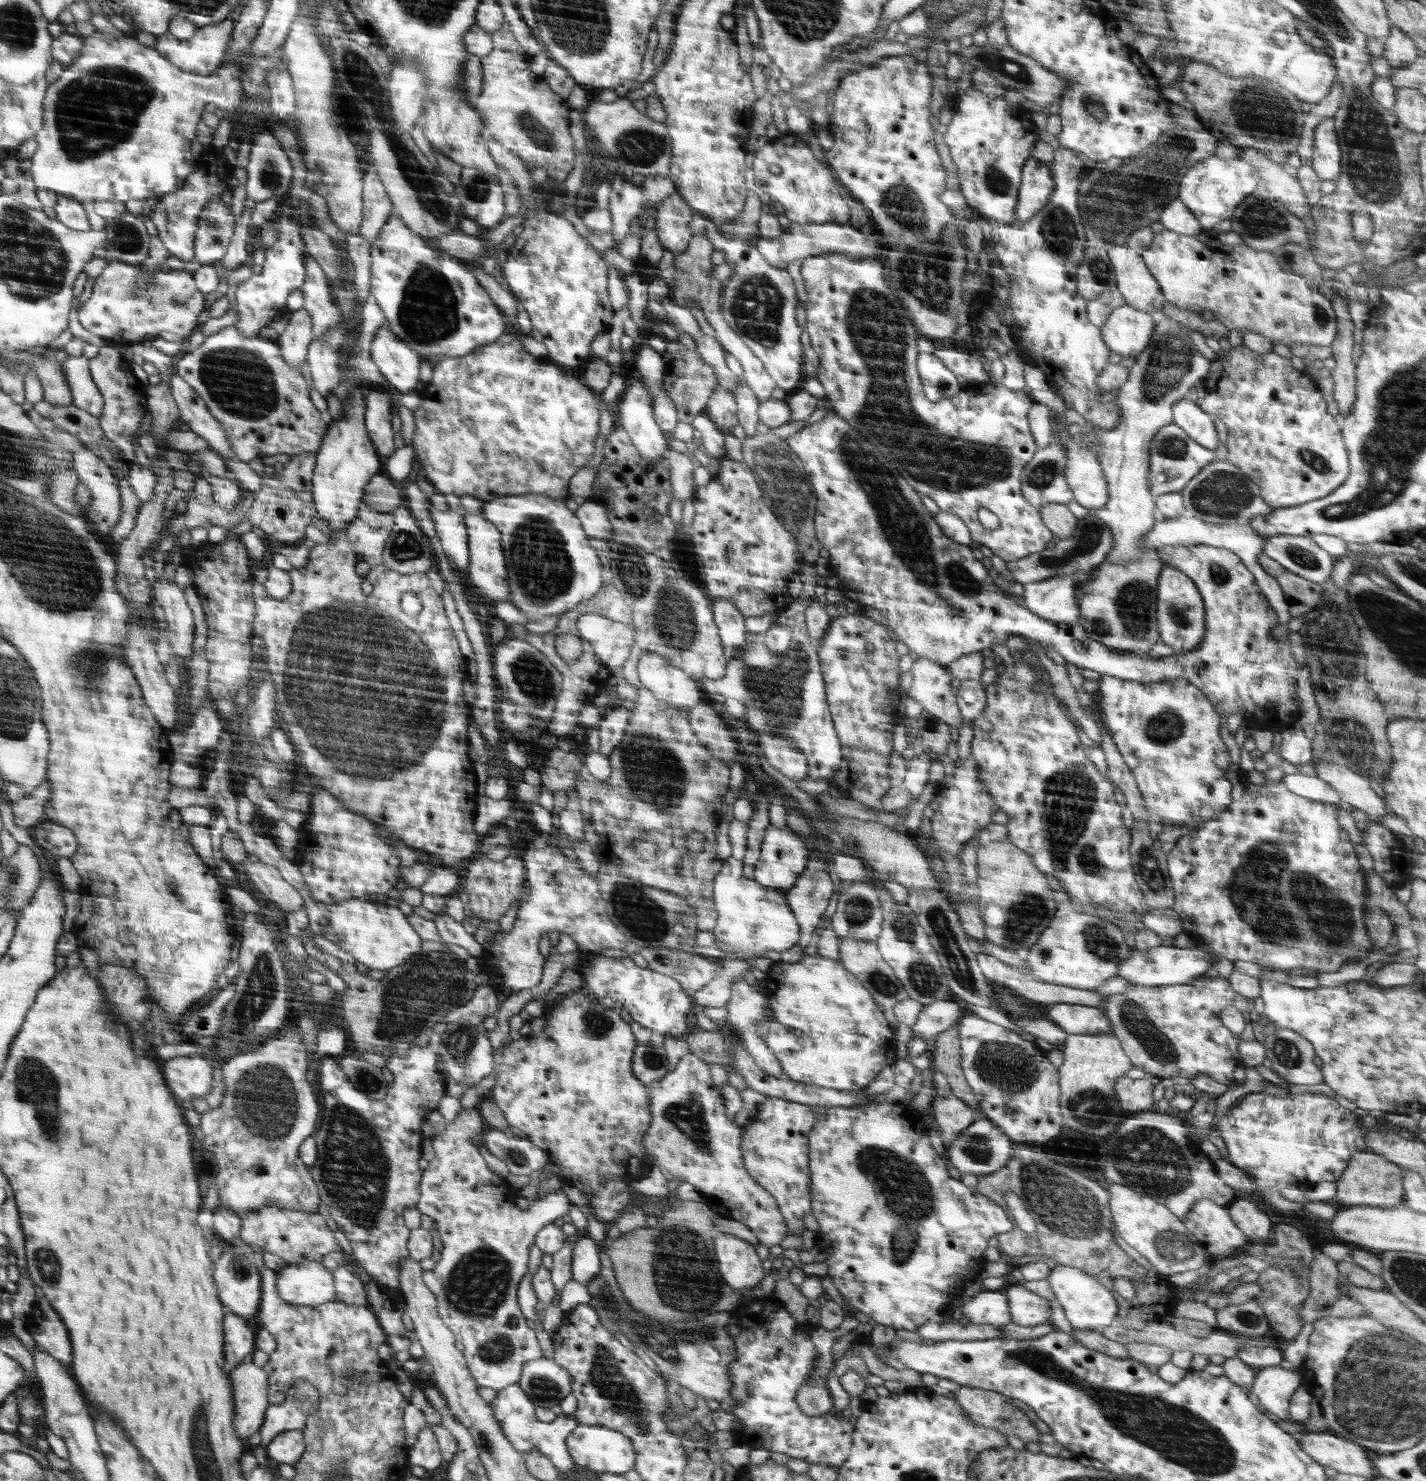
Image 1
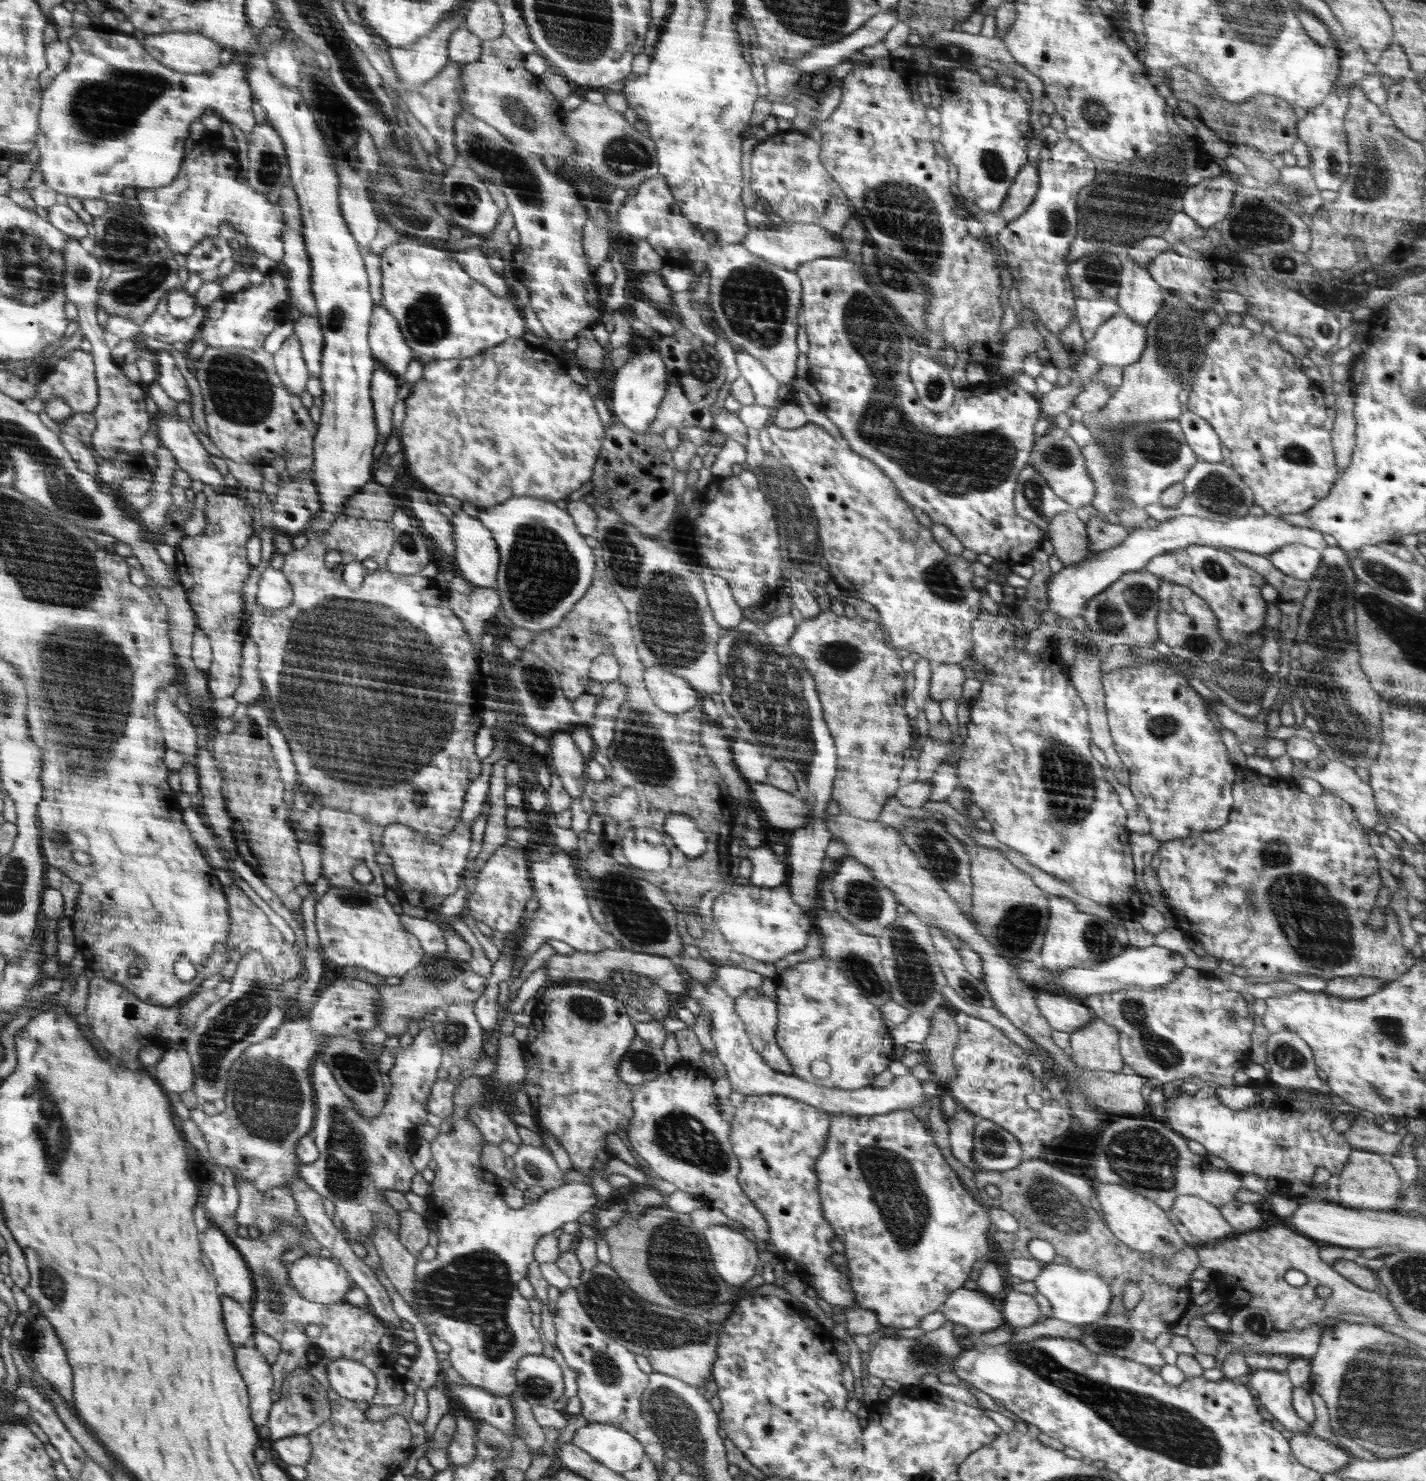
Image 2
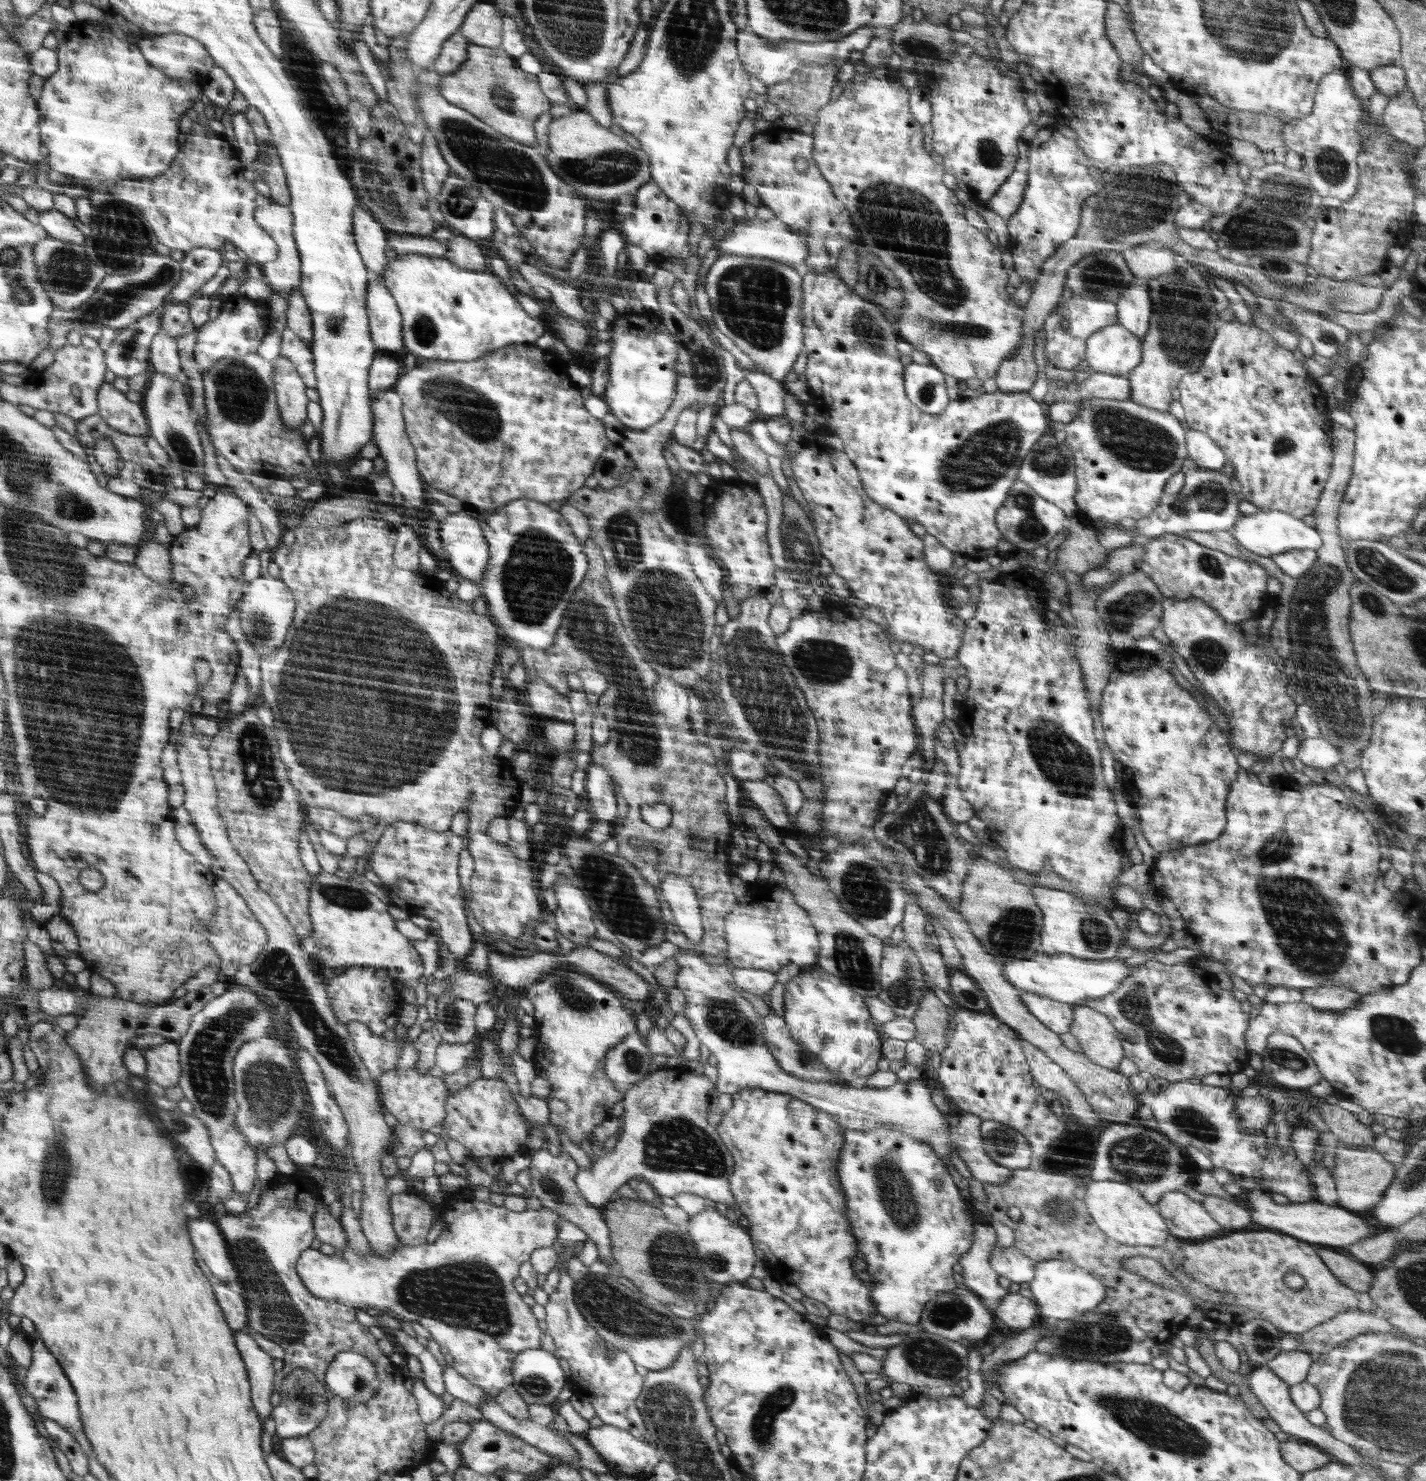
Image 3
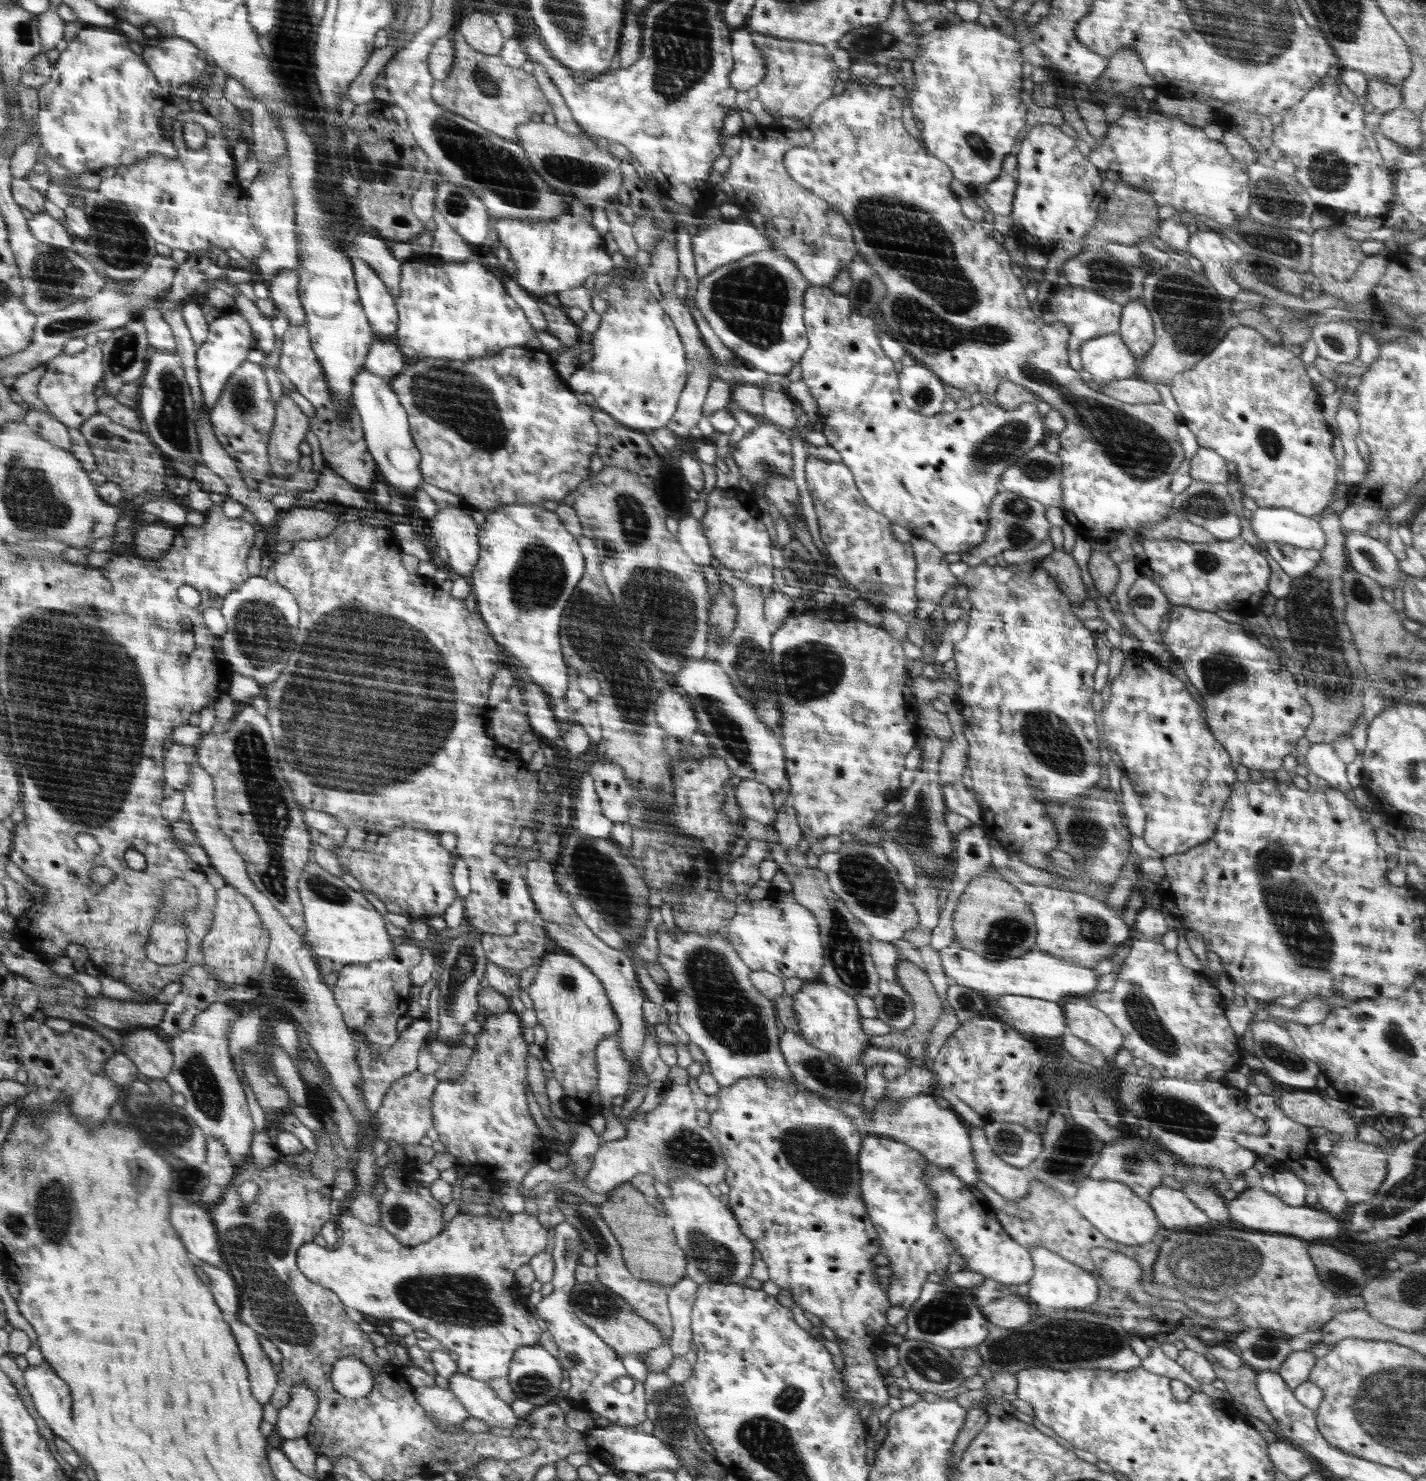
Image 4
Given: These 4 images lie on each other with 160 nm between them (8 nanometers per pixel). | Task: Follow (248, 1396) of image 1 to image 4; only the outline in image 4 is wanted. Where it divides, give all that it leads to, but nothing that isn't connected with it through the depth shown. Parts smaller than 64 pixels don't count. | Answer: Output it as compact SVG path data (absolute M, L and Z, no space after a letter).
M238 1318L232 1322L232 1330L236 1330L236 1342L244 1365L248 1370L251 1394L260 1404L268 1404L274 1388L276 1388L276 1372L272 1368L270 1356L258 1342L258 1334L240 1322Z

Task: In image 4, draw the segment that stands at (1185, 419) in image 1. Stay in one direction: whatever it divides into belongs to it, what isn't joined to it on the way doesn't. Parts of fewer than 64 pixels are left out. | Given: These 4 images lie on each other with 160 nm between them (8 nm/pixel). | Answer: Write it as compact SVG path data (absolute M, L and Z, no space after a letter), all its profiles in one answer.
M1198 448L1189 463L1193 480L1226 485L1232 475L1232 468L1224 458L1208 448Z

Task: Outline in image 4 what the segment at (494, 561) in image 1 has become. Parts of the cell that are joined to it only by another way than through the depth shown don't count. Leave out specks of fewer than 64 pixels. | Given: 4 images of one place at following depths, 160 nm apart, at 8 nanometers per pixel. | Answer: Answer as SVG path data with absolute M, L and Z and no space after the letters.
M439 510L432 518L433 538L448 552L448 565L456 574L469 577L479 562L478 524L462 510Z

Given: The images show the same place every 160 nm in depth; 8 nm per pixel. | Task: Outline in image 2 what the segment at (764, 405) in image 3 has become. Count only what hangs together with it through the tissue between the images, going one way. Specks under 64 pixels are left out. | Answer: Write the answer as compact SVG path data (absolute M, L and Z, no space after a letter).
M739 347L735 348L736 362L738 369L740 370L740 377L746 380L746 383L752 390L755 403L759 406L768 407L768 409L777 409L781 402L778 399L778 389L781 383L775 379L775 376L768 372L767 368L763 366L763 363L759 359L754 358L748 351L742 350Z

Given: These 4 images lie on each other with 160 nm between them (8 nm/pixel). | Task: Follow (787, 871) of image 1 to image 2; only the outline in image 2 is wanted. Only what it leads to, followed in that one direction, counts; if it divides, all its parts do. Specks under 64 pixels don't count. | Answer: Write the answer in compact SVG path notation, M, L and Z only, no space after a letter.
M771 847L754 848L747 858L753 867L750 877L752 885L775 888L784 884L789 863L786 858L780 862Z

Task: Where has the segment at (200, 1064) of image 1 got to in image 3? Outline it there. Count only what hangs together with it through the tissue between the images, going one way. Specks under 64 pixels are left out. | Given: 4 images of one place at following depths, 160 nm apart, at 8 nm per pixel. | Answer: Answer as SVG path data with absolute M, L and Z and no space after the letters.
M175 1041L143 1050L146 1061L146 1072L149 1080L159 1084L164 1089L179 1084L182 1064L179 1062L179 1046Z

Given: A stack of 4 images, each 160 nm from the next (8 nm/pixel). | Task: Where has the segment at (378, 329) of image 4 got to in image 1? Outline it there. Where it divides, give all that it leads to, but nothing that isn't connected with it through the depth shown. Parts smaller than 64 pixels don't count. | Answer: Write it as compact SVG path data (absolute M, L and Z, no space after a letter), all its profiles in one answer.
M387 322L376 330L370 343L370 354L386 381L402 395L424 390L420 366L424 366L426 359L393 333Z

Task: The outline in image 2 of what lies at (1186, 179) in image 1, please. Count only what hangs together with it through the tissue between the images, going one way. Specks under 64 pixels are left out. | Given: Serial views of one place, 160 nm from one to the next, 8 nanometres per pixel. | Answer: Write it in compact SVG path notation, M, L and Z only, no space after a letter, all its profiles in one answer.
M1240 168L1238 172L1240 172L1238 176L1234 176L1234 174L1222 174L1218 178L1203 179L1196 185L1188 186L1184 192L1184 208L1181 211L1190 218L1193 218L1203 229L1208 229L1210 226L1214 226L1216 222L1224 220L1224 216L1233 207L1233 196L1239 187L1238 180L1241 173L1243 173L1243 169Z

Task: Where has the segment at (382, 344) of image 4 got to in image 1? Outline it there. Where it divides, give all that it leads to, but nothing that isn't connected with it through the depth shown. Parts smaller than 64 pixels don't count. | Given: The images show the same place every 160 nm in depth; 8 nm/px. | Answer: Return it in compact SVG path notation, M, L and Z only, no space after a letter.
M379 386L372 390L365 400L367 410L364 412L366 428L376 450L385 458L390 457L395 451L392 430L392 407L395 402L388 392Z

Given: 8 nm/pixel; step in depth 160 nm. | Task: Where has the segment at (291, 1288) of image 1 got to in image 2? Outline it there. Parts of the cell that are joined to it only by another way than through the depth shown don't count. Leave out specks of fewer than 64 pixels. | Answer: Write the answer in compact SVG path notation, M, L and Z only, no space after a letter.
M304 1255L289 1268L289 1279L305 1299L320 1304L345 1302L355 1280L348 1270L333 1258Z

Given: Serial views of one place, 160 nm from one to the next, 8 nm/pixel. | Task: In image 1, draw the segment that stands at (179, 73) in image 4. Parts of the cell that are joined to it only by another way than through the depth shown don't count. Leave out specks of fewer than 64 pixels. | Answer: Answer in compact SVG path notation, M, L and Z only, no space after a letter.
M234 19L200 27L190 40L178 40L166 32L155 36L155 49L180 70L207 75L221 63L233 27Z

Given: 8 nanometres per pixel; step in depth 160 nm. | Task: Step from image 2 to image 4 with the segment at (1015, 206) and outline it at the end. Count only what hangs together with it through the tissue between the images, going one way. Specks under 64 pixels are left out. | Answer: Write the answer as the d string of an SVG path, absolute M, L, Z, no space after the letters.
M1005 173L989 182L982 198L994 215L1010 216L1016 185L1017 179Z

